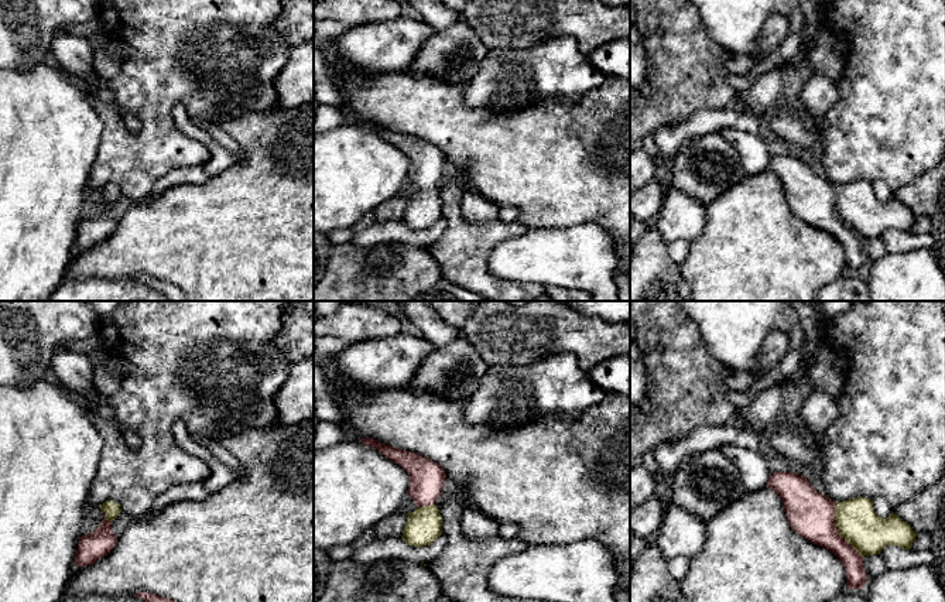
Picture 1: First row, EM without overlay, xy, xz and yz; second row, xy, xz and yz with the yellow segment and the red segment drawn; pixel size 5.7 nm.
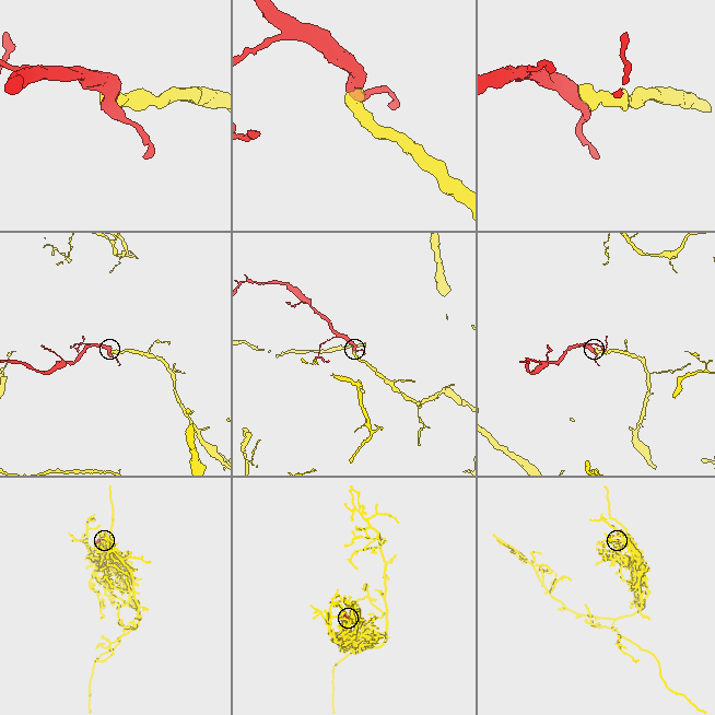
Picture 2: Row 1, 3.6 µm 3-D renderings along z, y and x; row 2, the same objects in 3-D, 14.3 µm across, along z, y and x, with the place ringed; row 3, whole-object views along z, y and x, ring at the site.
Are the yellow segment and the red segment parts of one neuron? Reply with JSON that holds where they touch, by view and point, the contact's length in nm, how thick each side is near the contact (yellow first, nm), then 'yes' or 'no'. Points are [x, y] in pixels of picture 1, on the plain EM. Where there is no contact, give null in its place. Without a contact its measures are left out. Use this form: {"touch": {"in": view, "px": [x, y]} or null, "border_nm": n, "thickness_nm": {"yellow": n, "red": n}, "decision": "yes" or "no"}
{"touch": {"in": "yz", "px": [838, 214]}, "border_nm": 360, "thickness_nm": {"yellow": 240, "red": 260}, "decision": "yes"}

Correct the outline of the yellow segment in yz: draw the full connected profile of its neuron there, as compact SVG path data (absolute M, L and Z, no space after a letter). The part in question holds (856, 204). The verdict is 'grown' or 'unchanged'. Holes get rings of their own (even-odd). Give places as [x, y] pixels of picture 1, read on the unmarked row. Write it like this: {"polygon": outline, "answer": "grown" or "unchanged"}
{"polygon": "M792 155L771 157L766 171L783 182L795 216L839 240L849 273L863 273L867 266L864 239L880 237L886 229L910 233L915 225L917 218L908 206L896 196L879 201L867 181L833 185L815 174L805 160Z", "answer": "grown"}

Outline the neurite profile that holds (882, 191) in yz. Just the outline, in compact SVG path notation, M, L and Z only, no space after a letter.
M877 179L876 182L873 182L873 191L876 198L881 202L886 202L894 196L893 191L883 179Z

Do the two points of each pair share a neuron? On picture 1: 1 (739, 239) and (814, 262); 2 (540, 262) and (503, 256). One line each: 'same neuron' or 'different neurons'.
1: same neuron
2: same neuron

